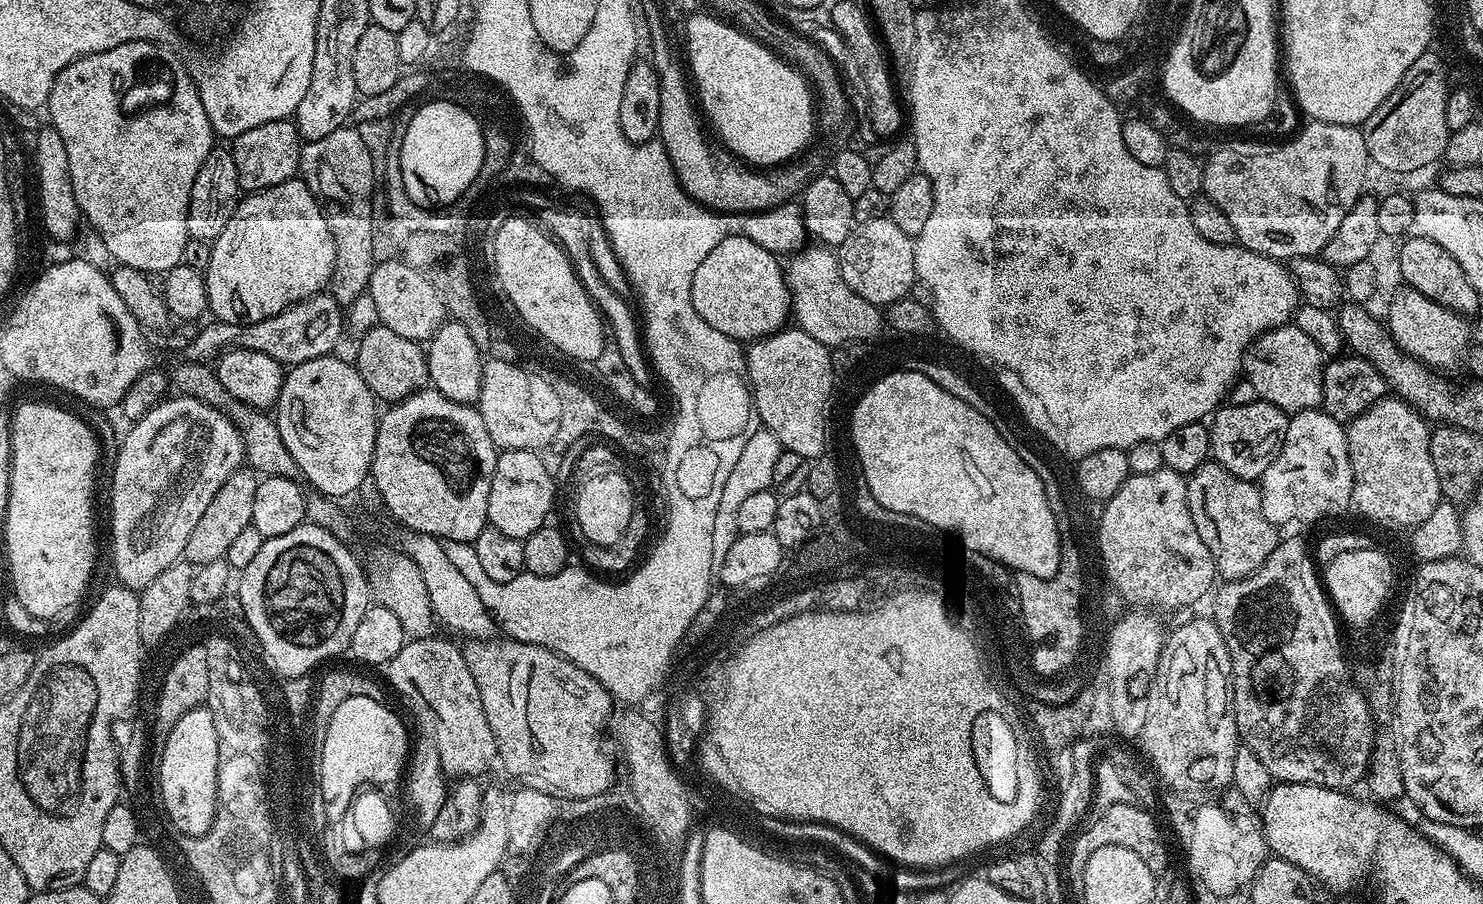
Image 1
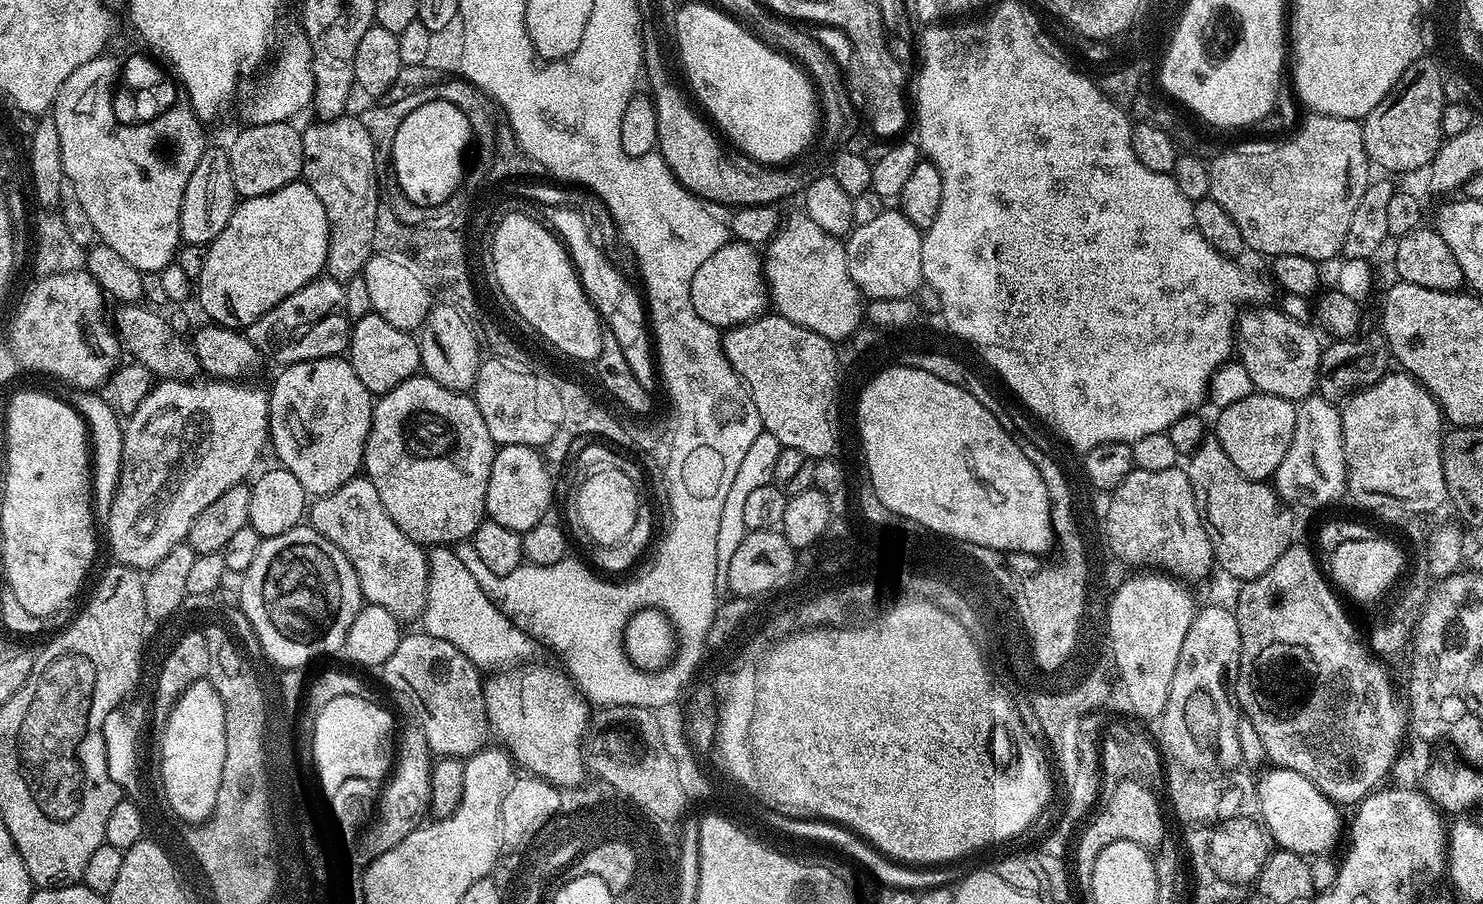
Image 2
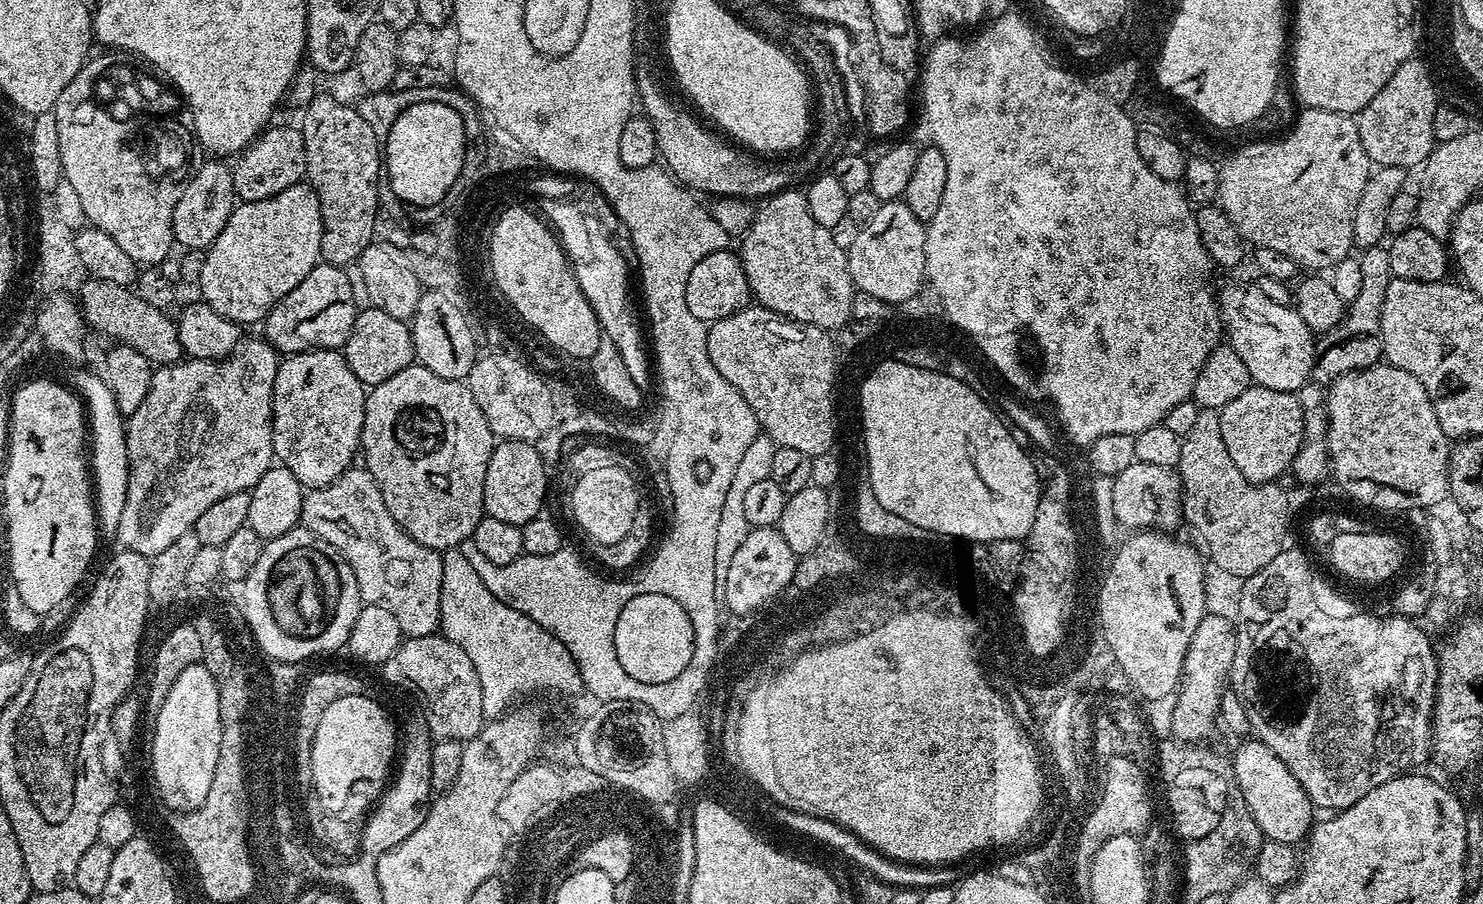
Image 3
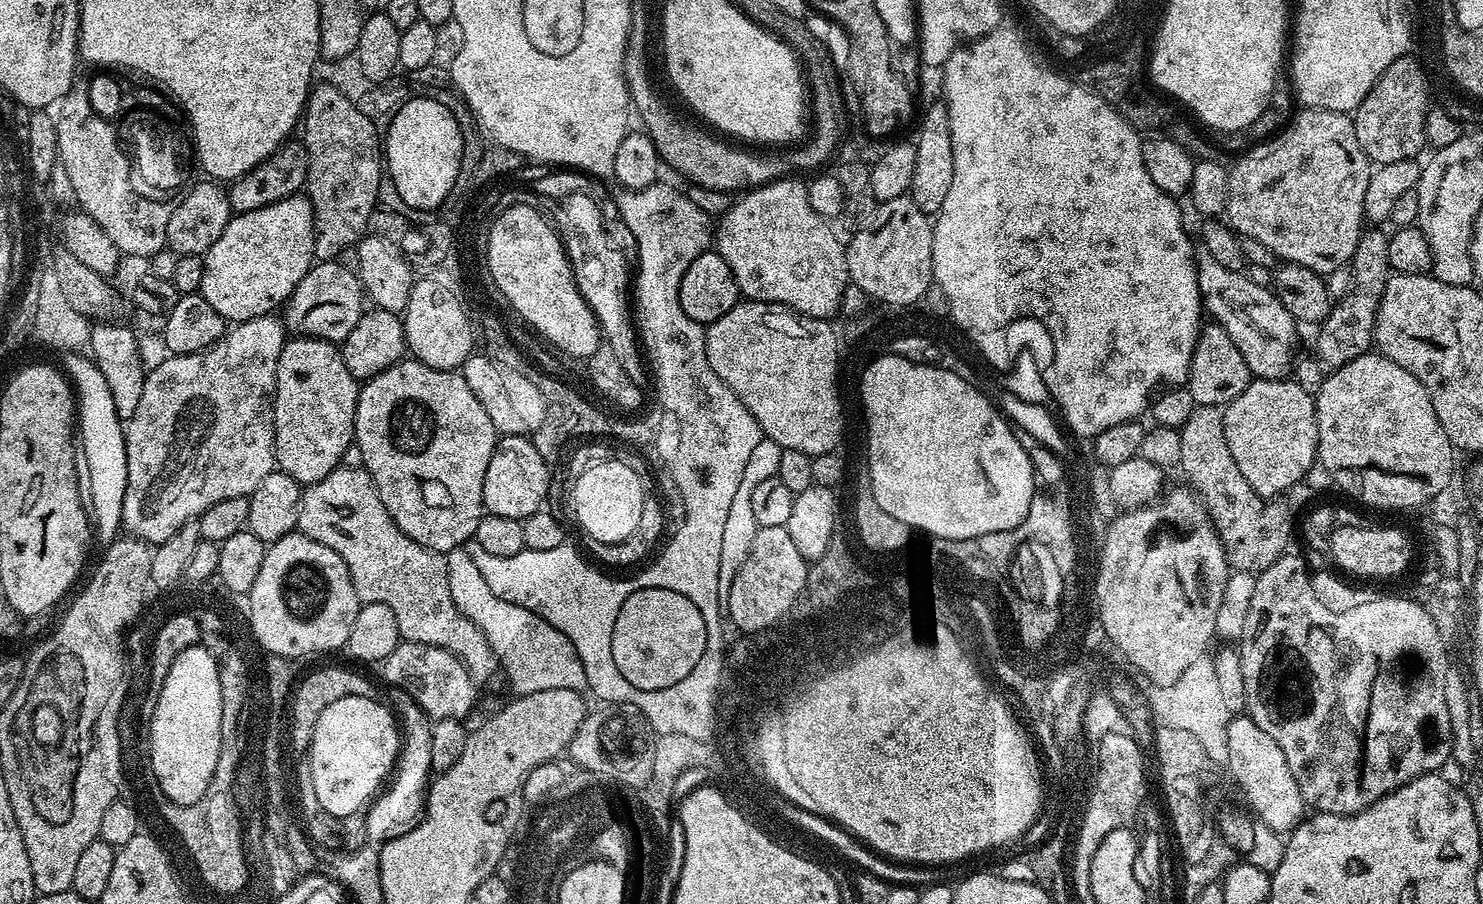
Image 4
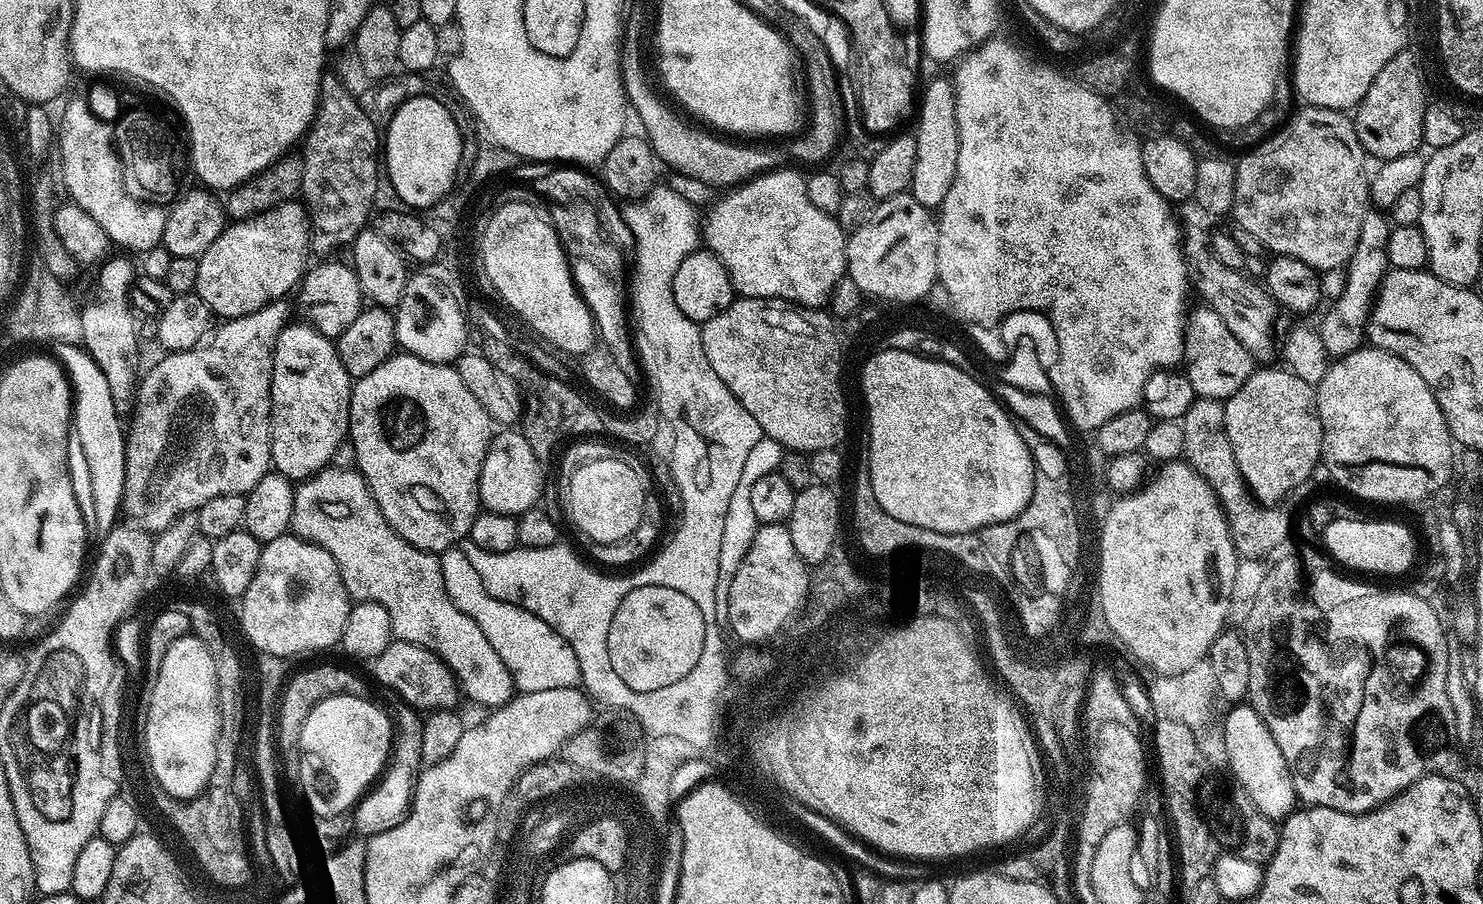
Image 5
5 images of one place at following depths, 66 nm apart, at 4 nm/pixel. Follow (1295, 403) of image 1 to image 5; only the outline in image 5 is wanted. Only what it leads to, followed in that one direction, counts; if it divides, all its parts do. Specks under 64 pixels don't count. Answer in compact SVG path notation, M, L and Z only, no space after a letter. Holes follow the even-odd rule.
M1192 216L1182 220L1182 247L1184 250L1184 265L1188 271L1188 278L1195 295L1197 292L1204 299L1201 301L1207 307L1213 308L1218 314L1218 318L1222 318L1222 322L1226 322L1226 326L1230 326L1234 338L1238 338L1238 342L1242 342L1242 346L1246 346L1246 350L1253 358L1270 355L1272 352L1272 319L1275 318L1276 312L1278 313L1277 305L1272 297L1261 291L1259 287L1256 289L1251 284L1253 281L1243 271L1235 272L1226 266L1222 266L1222 262L1218 262L1218 258L1212 249L1210 232L1204 229L1202 221L1195 220Z

